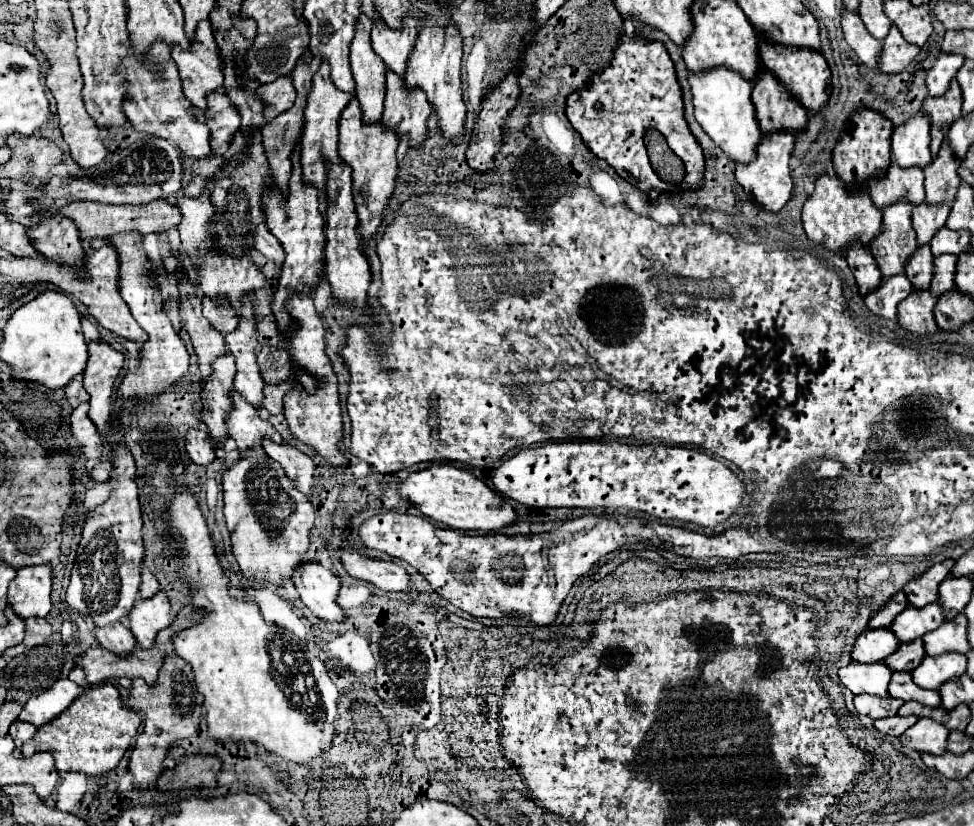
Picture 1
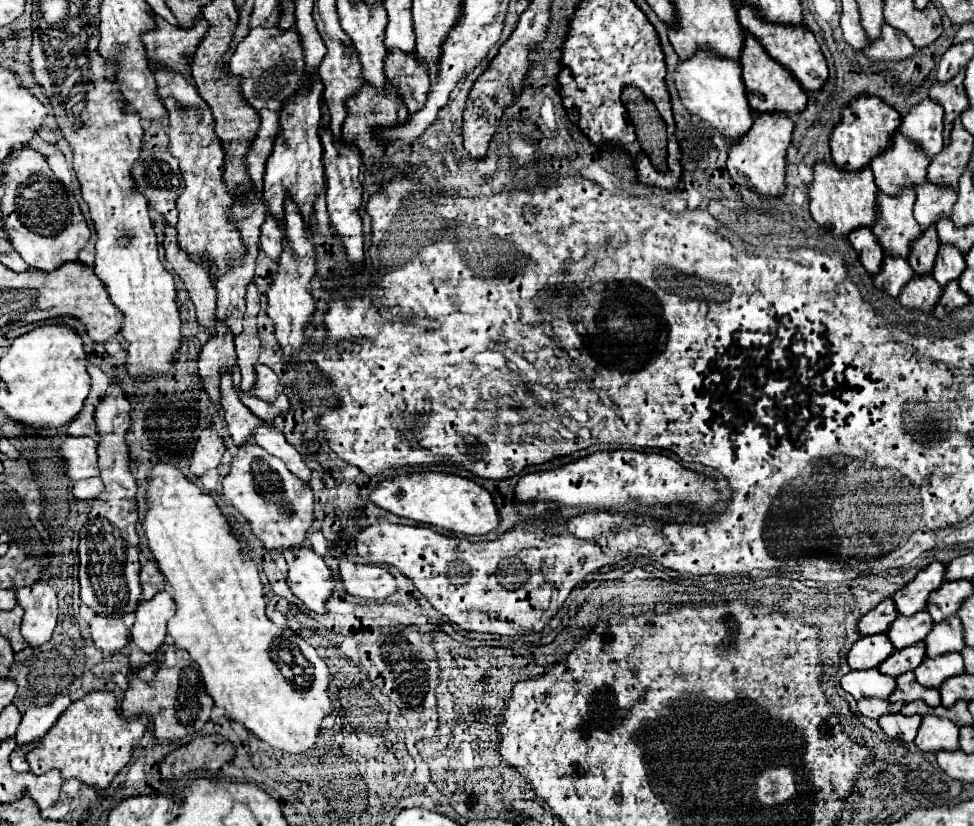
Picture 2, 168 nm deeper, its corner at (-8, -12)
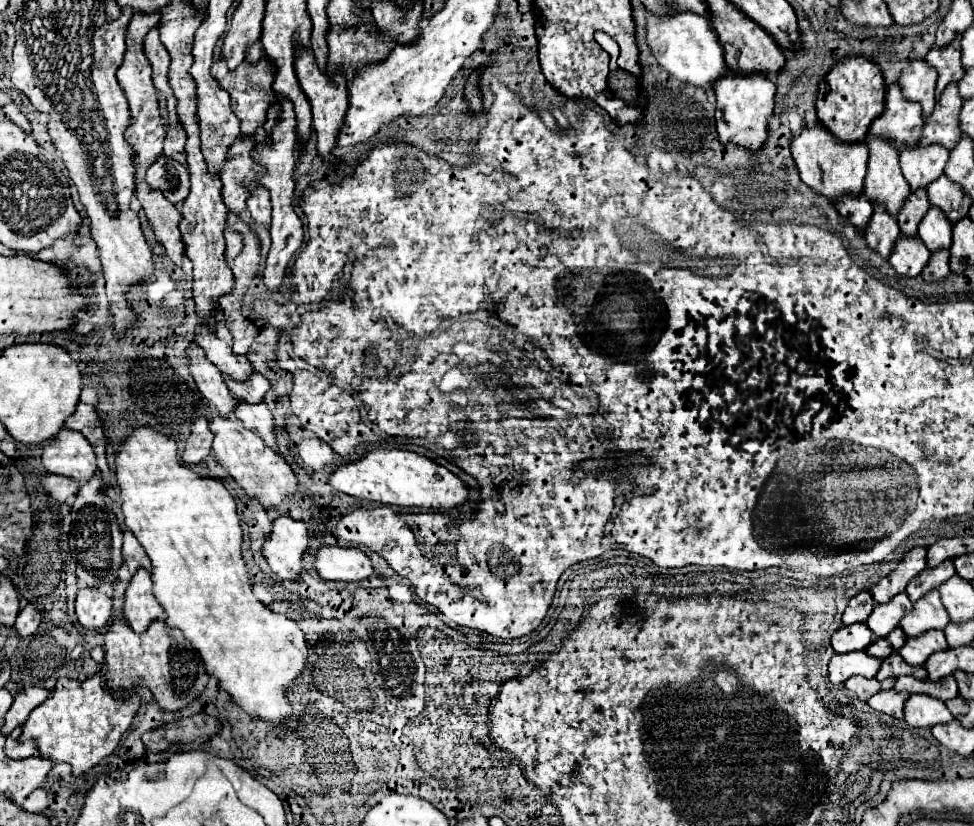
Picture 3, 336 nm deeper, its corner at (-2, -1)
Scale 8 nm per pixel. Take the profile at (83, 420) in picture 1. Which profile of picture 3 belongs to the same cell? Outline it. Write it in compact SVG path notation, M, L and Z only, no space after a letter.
M63 428L59 436L43 448L43 466L51 474L71 476L79 482L87 482L95 476L95 452L81 432Z

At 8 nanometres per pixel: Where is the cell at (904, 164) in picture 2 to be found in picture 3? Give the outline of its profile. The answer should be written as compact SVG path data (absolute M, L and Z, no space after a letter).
M899 82L889 84L885 94L885 110L881 116L873 120L869 132L873 136L889 136L897 148L903 144L915 146L921 140L923 130L923 114L919 112L919 104L911 104L911 100L903 100L899 92Z

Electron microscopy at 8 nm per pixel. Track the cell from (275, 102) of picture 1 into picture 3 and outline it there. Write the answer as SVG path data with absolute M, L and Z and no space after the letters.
M239 138L233 146L231 152L227 152L227 164L223 166L221 172L221 198L227 206L229 212L241 214L247 204L247 186L257 184L257 164L251 158L251 148L255 146L255 138Z

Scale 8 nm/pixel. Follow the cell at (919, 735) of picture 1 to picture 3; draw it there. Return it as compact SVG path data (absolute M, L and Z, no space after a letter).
M911 694L905 706L905 722L917 728L933 728L935 724L947 724L953 716L945 702L927 694Z

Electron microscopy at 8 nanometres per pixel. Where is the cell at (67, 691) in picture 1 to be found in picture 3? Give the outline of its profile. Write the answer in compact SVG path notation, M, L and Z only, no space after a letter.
M25 686L21 692L17 692L7 716L5 716L5 724L3 724L3 734L11 734L15 728L19 728L25 718L31 714L33 708L37 708L41 702L45 702L45 698L51 692L39 686Z

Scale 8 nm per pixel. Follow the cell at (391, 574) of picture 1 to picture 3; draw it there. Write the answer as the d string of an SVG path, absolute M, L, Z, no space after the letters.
M319 546L313 568L323 580L337 582L361 582L373 574L371 560L359 548Z

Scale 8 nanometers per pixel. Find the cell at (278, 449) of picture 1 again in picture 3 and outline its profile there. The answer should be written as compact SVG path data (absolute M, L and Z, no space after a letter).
M237 400L235 416L247 426L247 430L255 432L269 448L277 450L275 432L273 432L273 416L265 402L261 404L247 404L245 400Z

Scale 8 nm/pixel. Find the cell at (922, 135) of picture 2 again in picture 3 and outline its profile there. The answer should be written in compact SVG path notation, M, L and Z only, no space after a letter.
M911 60L899 78L905 98L919 102L923 106L923 116L929 116L935 106L935 82L935 68L931 68L925 60Z

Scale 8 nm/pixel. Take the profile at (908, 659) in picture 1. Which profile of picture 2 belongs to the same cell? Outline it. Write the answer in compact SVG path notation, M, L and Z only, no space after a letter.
M917 643L901 651L895 651L885 663L879 665L879 671L891 677L897 677L901 673L915 671L923 663L923 659L925 659L925 643Z

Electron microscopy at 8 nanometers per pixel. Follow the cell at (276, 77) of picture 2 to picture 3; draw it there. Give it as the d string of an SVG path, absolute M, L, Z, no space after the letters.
M267 58L261 60L261 62L257 62L257 64L253 64L253 66L243 62L235 72L229 72L225 60L217 60L211 66L211 76L215 76L219 88L223 88L223 90L229 92L229 96L231 96L231 108L233 108L235 116L239 118L239 122L241 122L241 136L243 138L255 136L259 132L259 128L263 128L263 124L267 120L267 110L275 102L273 88L271 88L273 86L273 78L275 78L273 64Z

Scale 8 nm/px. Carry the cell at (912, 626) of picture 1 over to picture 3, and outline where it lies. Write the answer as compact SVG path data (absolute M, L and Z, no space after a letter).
M899 592L899 596L895 596L887 604L877 604L865 624L869 626L869 630L875 636L881 638L881 636L887 636L887 632L891 632L893 628L897 628L899 626L899 620L909 610L911 610L909 596L905 592Z

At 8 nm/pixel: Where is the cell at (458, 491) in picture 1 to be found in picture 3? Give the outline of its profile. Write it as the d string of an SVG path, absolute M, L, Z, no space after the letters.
M371 450L357 462L341 464L333 470L329 484L343 494L375 500L389 506L415 506L447 510L461 506L467 500L469 490L465 484L437 462L407 450Z

